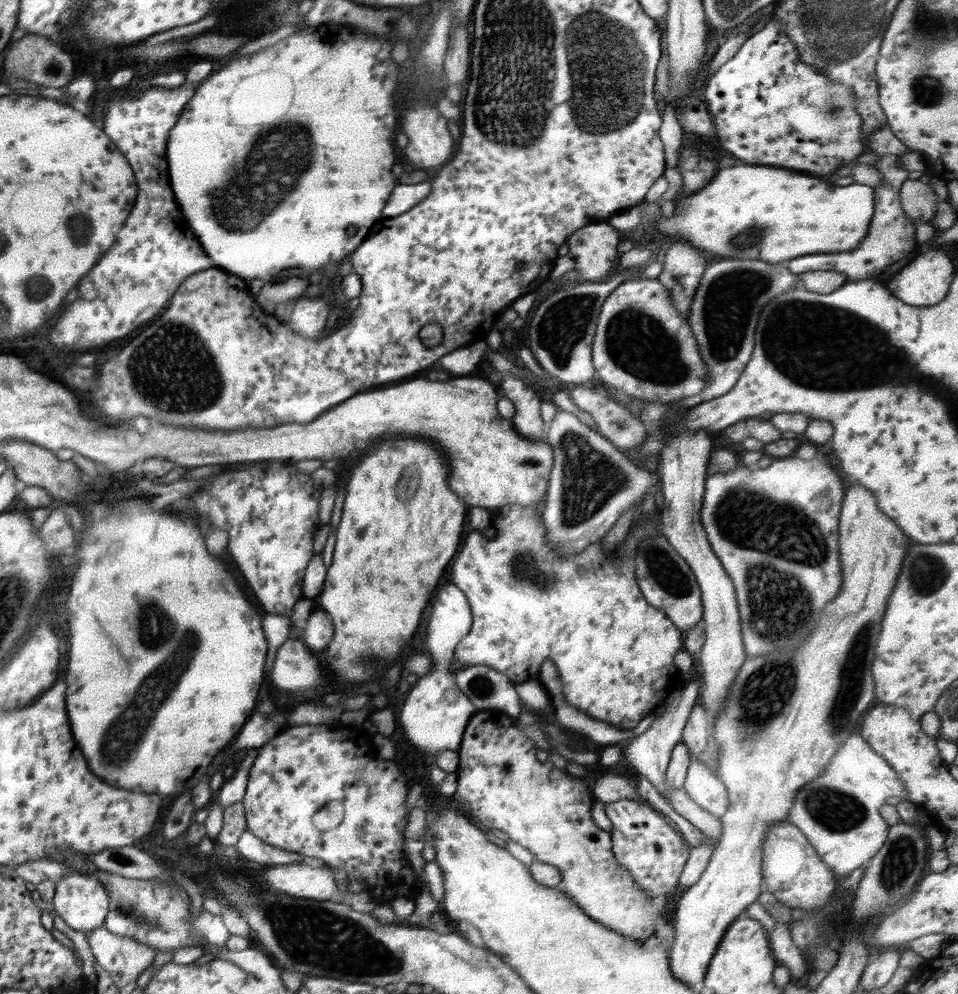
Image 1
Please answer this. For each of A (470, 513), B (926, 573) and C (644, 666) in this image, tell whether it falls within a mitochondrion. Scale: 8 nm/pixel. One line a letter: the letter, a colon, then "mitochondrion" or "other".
A: other
B: mitochondrion
C: other

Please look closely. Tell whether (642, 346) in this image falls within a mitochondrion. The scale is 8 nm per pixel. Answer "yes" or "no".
yes

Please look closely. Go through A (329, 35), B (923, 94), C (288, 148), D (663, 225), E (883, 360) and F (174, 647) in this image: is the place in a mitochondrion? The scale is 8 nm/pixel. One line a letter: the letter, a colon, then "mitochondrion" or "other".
A: other
B: mitochondrion
C: mitochondrion
D: other
E: mitochondrion
F: mitochondrion

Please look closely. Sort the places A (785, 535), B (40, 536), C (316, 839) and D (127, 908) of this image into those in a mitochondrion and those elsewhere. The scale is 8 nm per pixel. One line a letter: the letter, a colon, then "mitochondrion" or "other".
A: mitochondrion
B: other
C: other
D: mitochondrion

